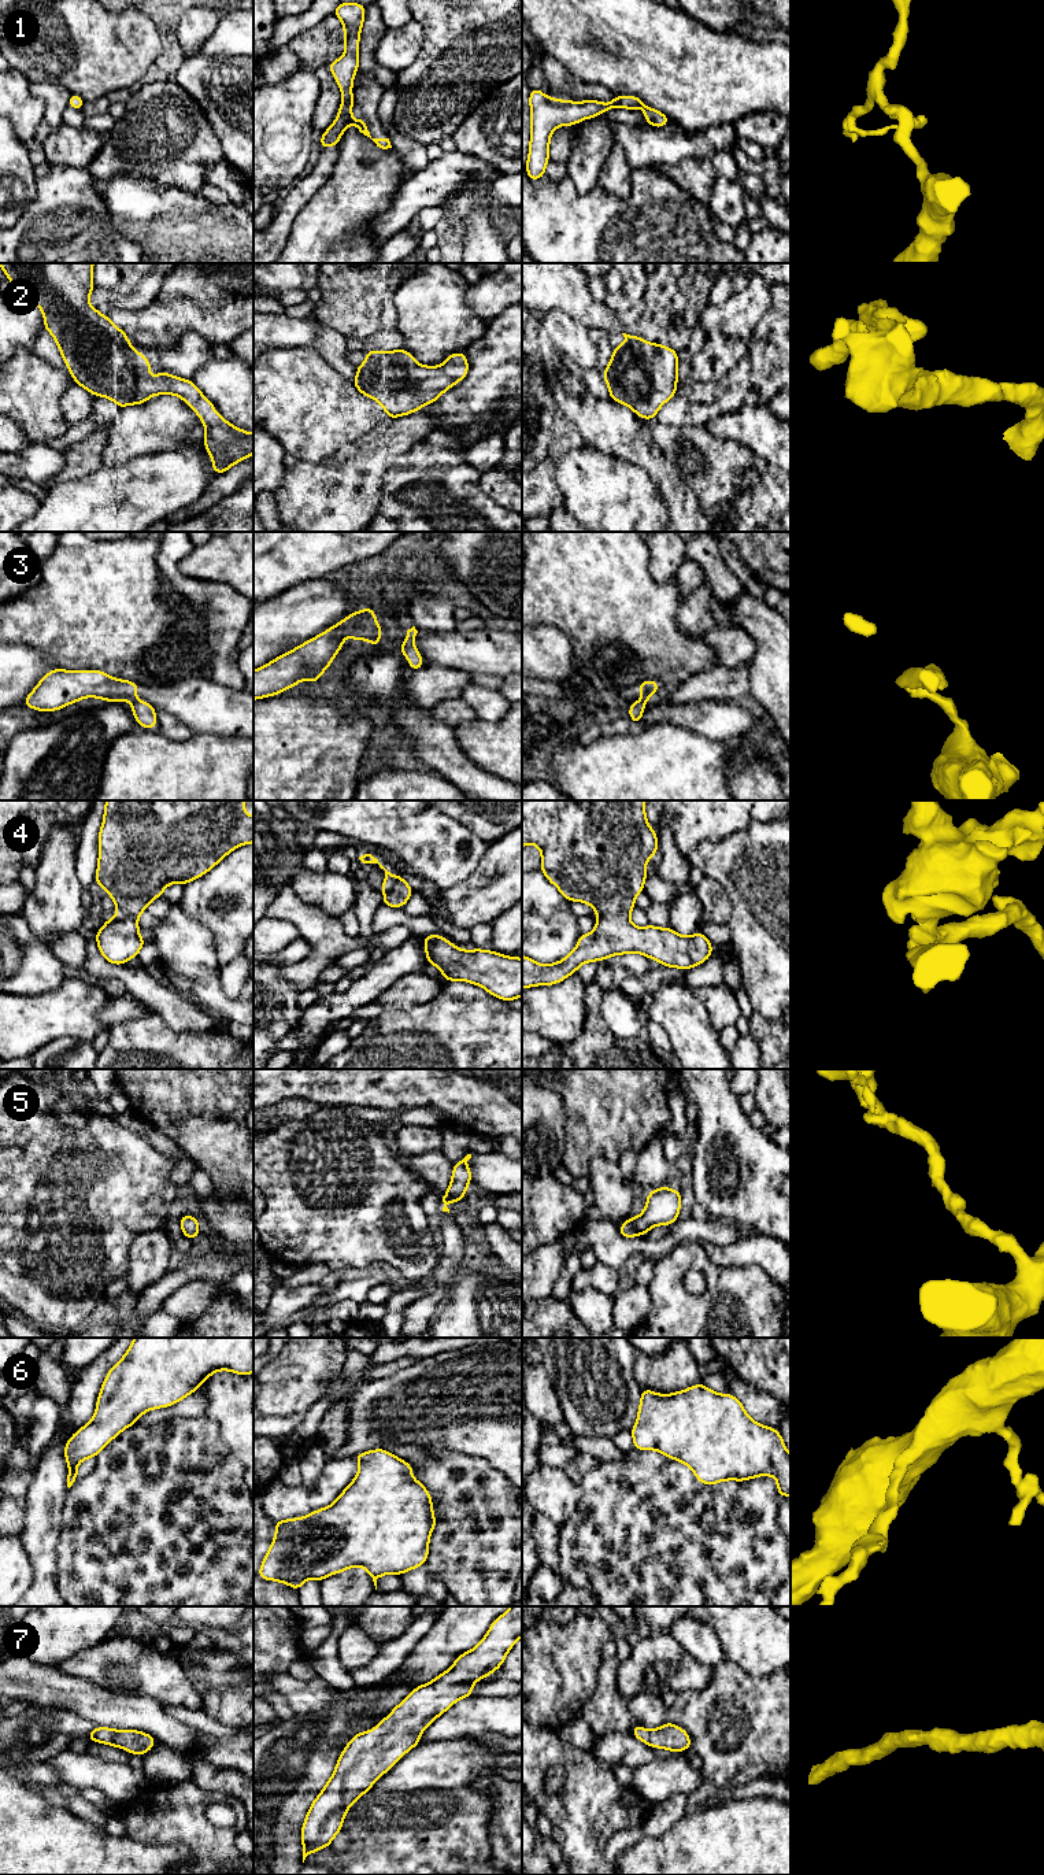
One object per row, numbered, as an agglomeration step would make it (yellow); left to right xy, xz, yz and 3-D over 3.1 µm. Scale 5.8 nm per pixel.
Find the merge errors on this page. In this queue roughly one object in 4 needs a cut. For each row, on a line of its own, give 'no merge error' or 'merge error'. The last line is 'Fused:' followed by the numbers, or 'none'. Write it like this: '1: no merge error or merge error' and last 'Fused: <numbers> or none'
1: merge error
2: no merge error
3: merge error
4: no merge error
5: no merge error
6: no merge error
7: no merge error
Fused: 1, 3

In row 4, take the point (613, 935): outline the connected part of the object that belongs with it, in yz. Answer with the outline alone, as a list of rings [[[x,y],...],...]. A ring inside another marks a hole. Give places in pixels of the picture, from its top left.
[[[522,800],[522,847],[536,844],[541,851],[541,872],[569,902],[584,902],[597,914],[592,933],[581,933],[575,948],[559,962],[543,965],[522,955],[522,988],[552,985],[563,981],[586,962],[606,961],[612,955],[630,953],[643,954],[659,961],[667,968],[680,968],[685,972],[706,962],[712,954],[712,943],[697,932],[681,936],[674,929],[647,925],[637,928],[630,922],[630,913],[636,907],[636,896],[644,891],[647,880],[645,865],[658,854],[656,832],[645,817],[645,800]]]

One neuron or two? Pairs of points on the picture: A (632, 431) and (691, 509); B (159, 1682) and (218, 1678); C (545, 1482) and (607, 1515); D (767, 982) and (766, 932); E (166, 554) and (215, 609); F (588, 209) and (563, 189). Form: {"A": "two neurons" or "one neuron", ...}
{"A": "one neuron", "B": "two neurons", "C": "two neurons", "D": "one neuron", "E": "one neuron", "F": "one neuron"}

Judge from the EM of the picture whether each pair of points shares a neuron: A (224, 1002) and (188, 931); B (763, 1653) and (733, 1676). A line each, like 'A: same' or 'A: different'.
A: same
B: different

